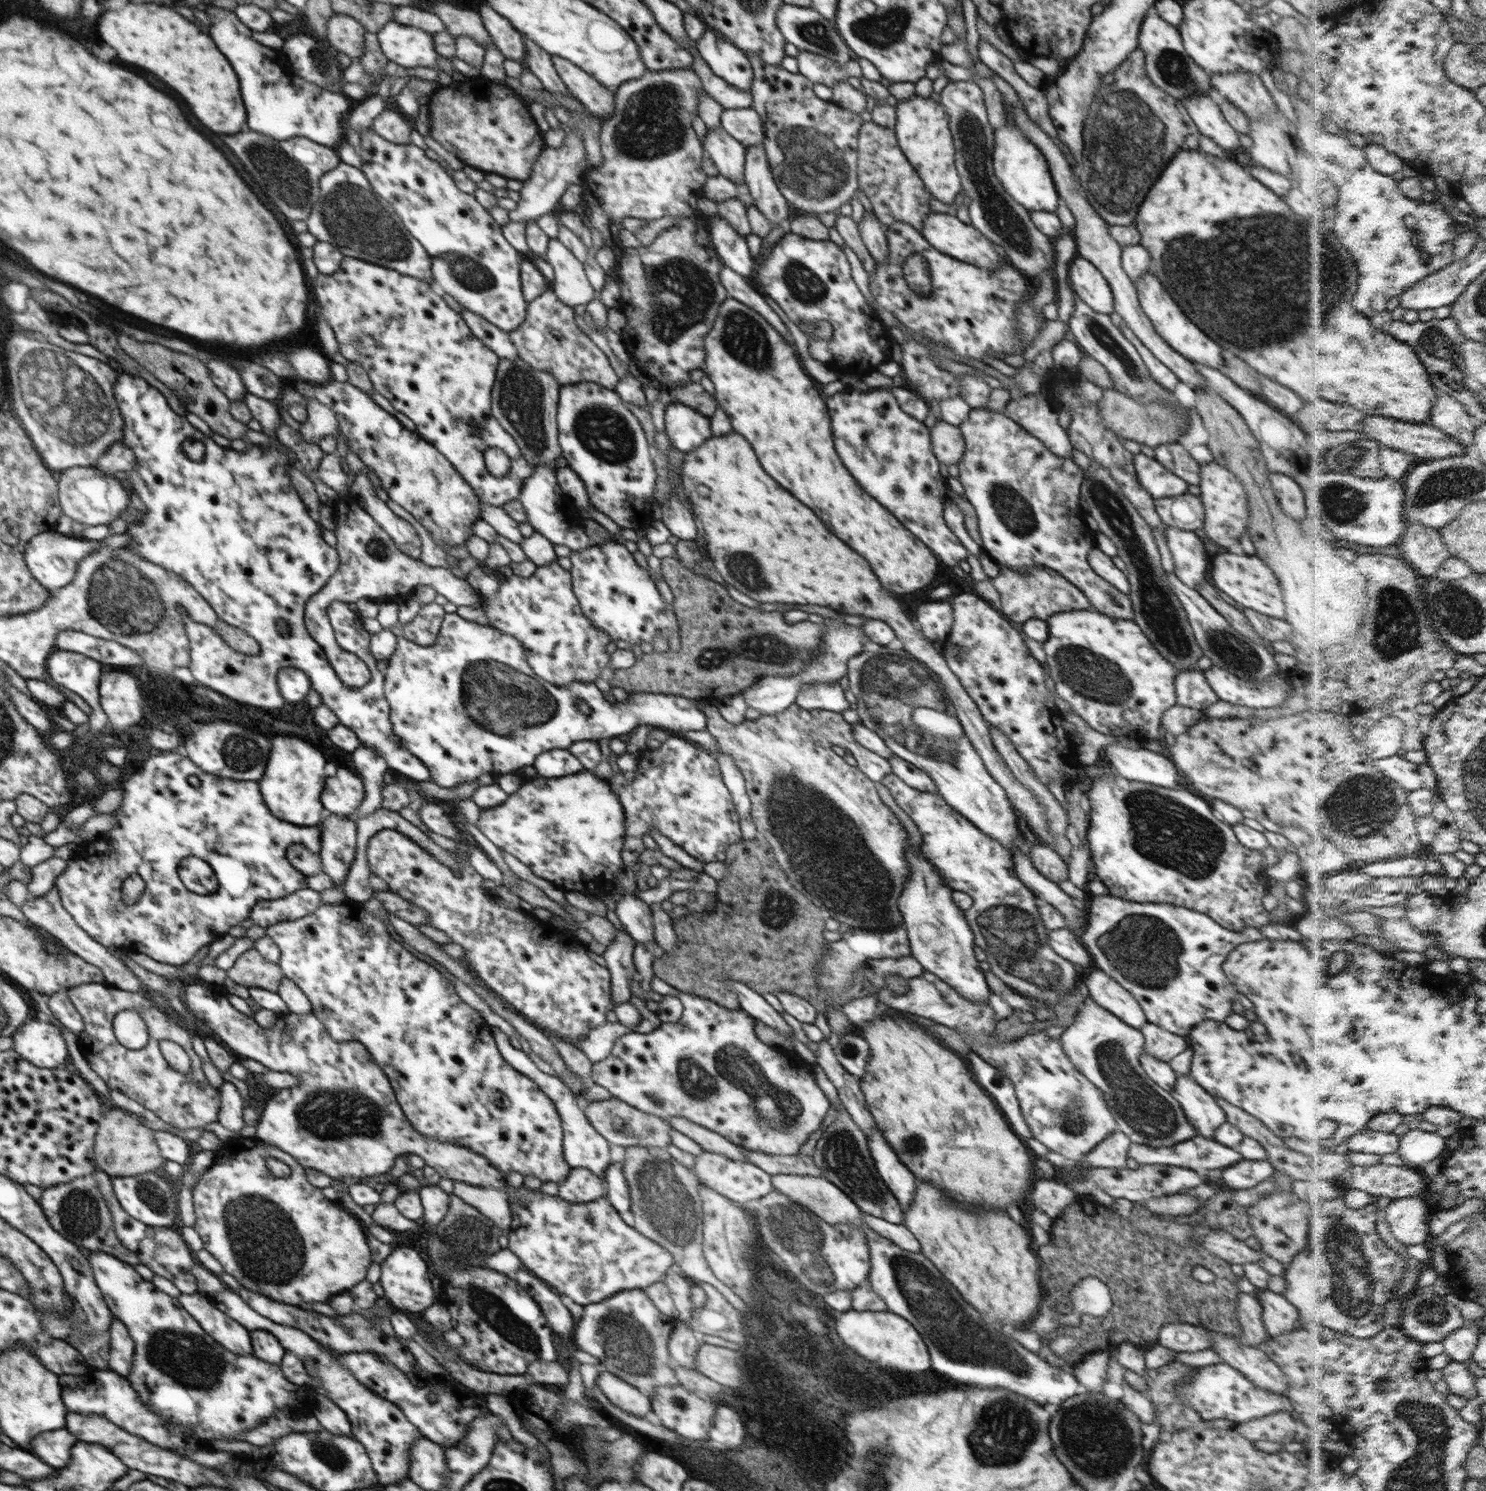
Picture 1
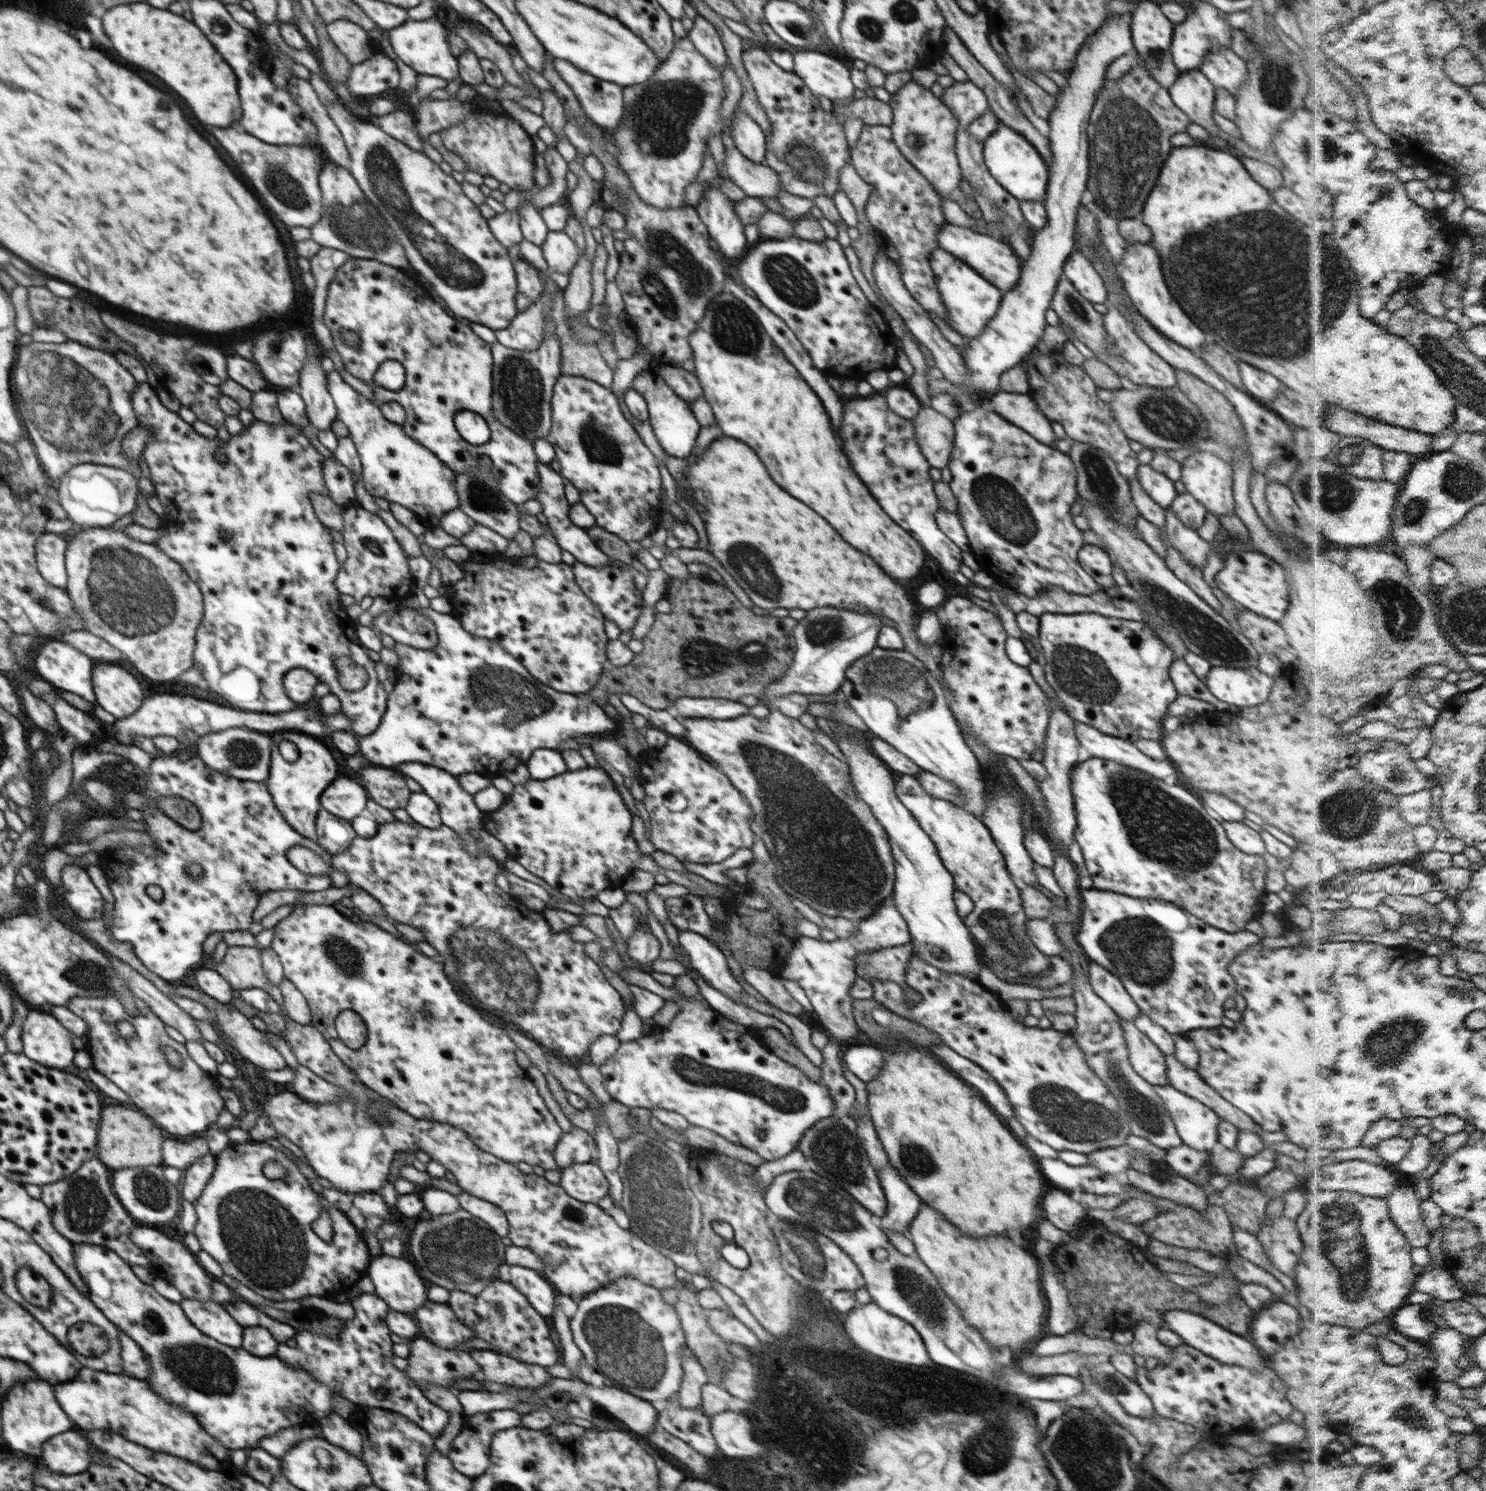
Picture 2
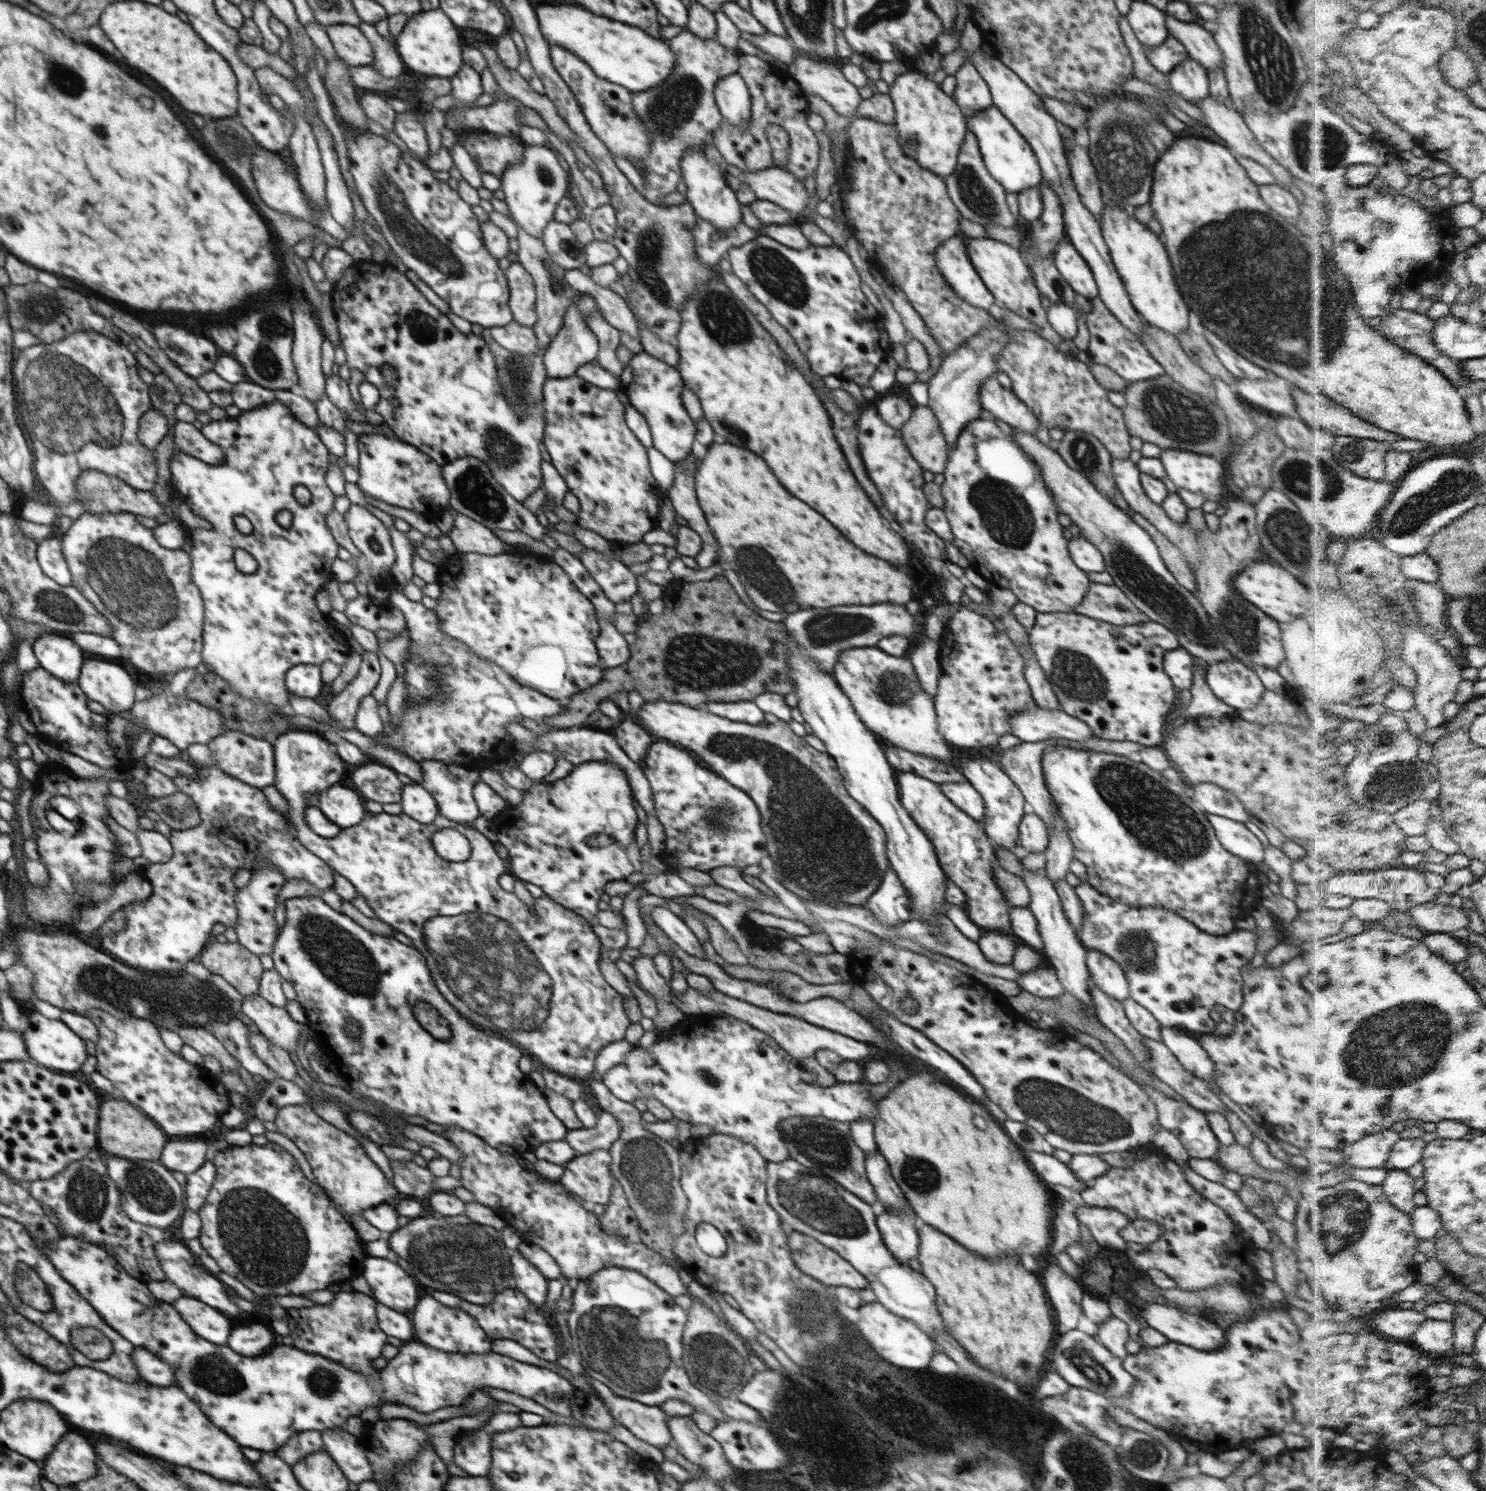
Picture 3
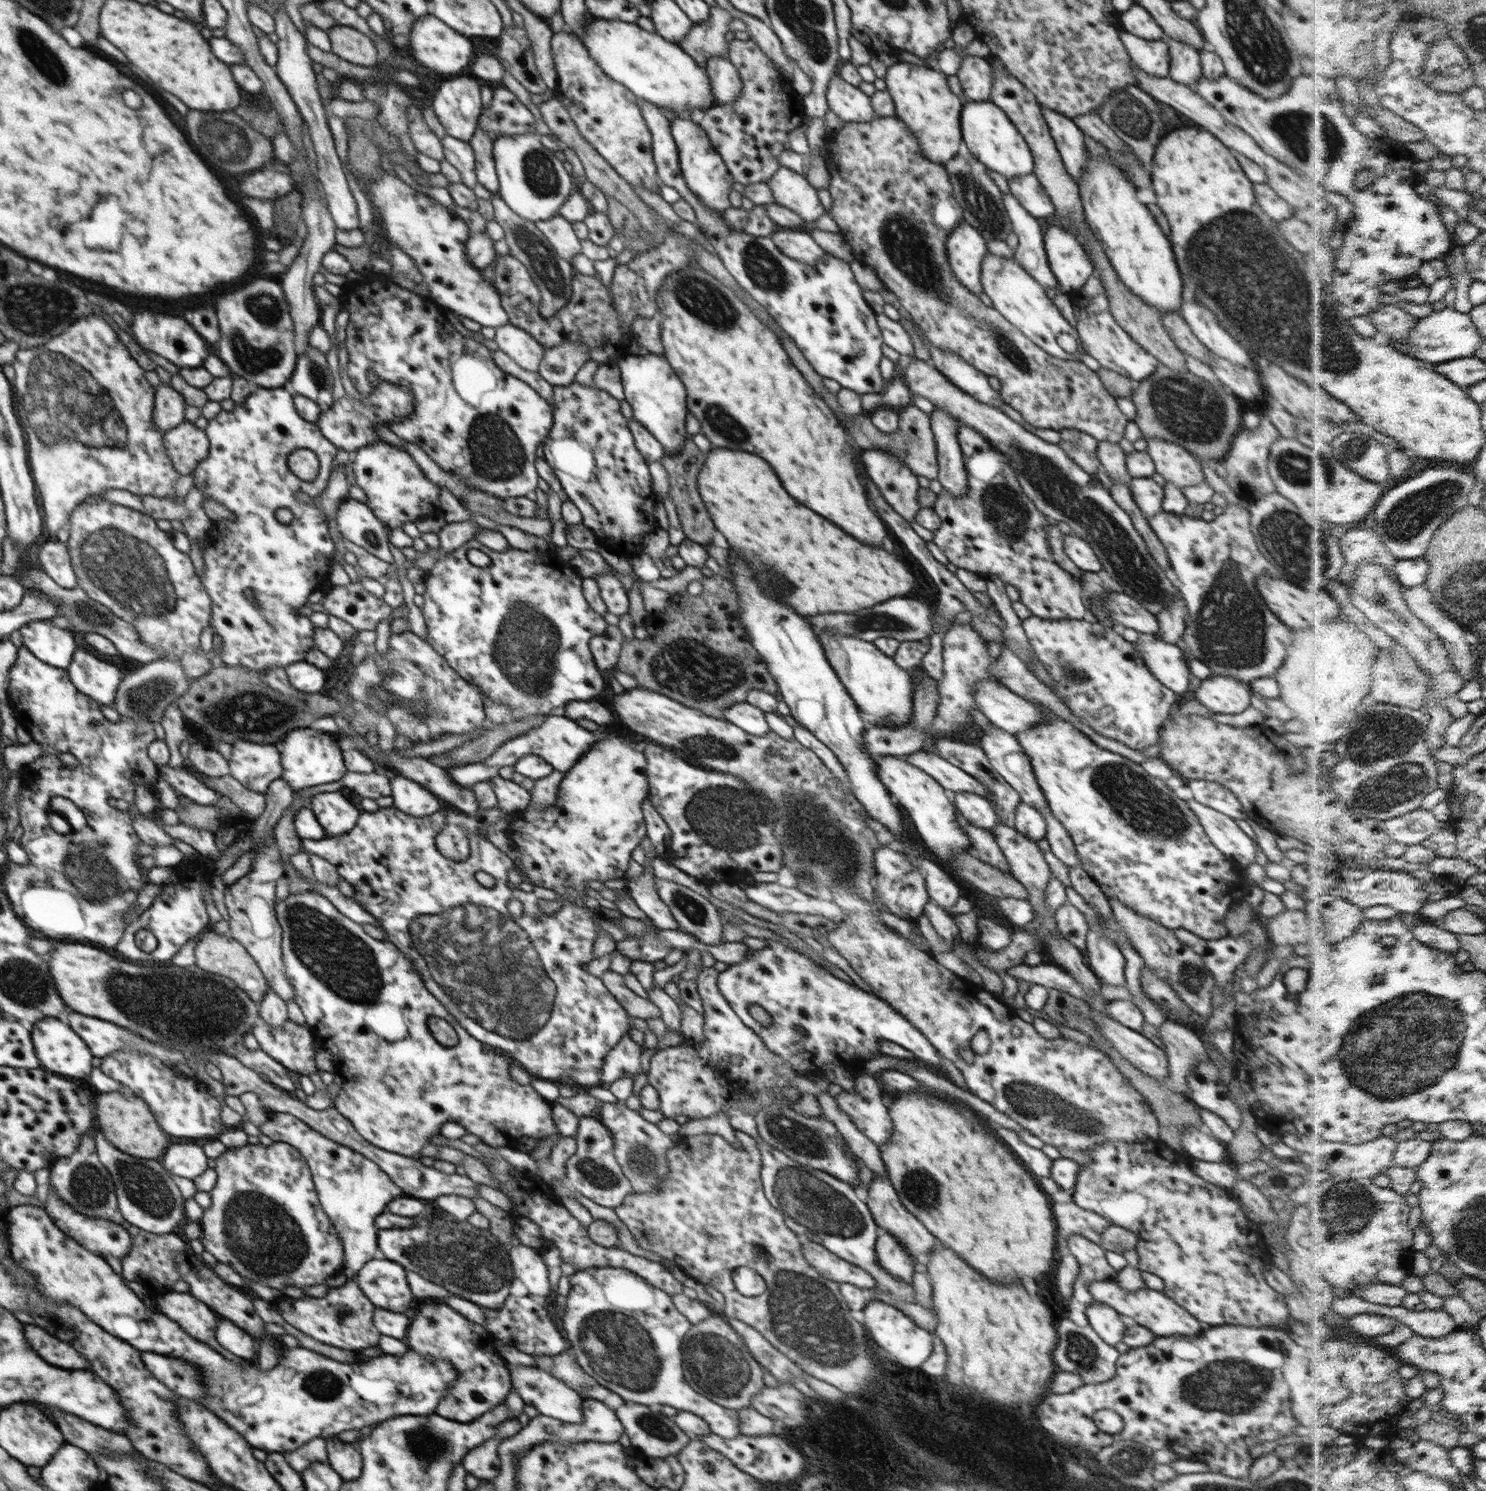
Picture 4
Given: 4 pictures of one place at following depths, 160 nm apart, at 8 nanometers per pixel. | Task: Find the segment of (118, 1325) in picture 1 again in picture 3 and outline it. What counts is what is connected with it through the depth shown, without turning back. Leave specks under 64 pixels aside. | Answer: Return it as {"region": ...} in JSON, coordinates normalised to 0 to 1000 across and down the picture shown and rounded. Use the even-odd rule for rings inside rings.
{"region":[[[91,903],[89,908],[90,914],[98,927],[106,930],[116,930],[117,928],[117,919],[106,909],[96,903]]]}

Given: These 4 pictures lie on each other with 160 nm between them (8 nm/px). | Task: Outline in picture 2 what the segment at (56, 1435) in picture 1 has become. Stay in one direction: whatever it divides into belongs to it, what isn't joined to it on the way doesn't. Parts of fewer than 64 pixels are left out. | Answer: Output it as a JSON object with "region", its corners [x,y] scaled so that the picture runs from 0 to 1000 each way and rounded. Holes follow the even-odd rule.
{"region":[[[43,960],[42,963],[36,963],[36,966],[34,966],[34,968],[31,968],[31,974],[28,974],[28,979],[38,989],[48,989],[58,987],[61,981],[60,975],[58,974],[60,972],[59,970],[61,970],[59,967],[51,960]]]}

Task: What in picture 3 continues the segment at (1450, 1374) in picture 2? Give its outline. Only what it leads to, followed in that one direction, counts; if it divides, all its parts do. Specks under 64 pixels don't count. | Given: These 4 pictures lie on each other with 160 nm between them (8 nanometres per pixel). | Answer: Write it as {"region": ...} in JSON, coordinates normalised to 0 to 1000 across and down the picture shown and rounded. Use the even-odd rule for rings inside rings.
{"region":[[[962,884],[951,896],[950,900],[959,907],[966,906],[974,908],[979,905],[980,897],[979,887]]]}

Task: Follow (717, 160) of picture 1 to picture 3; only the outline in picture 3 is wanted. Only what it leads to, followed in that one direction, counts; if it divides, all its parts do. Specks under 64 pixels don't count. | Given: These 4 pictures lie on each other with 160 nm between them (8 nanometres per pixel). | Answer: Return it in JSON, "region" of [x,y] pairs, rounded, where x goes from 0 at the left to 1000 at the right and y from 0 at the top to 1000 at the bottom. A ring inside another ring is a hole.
{"region":[[[524,111],[510,115],[500,115],[501,123],[503,124],[510,133],[517,134],[528,139],[534,144],[545,145],[544,129],[538,120]]]}

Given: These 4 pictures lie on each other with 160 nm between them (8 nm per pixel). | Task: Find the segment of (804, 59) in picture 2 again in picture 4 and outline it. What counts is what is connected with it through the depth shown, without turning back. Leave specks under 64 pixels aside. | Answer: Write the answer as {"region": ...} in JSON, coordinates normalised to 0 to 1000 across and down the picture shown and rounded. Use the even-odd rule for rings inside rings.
{"region":[[[565,52],[560,52],[557,56],[556,66],[558,74],[569,82],[585,82],[591,79],[585,65]]]}

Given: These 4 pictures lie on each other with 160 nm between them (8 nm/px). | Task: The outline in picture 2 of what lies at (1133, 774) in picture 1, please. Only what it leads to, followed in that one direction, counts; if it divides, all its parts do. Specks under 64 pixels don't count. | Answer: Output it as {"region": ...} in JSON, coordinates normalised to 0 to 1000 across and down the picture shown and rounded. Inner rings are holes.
{"region":[[[726,484],[723,485],[723,490],[726,499],[732,503],[734,507],[749,510],[755,514],[777,520],[779,523],[787,522],[791,524],[791,522],[789,522],[789,520],[793,520],[793,519],[787,510],[777,510],[777,508],[773,508],[762,497],[746,494],[736,487]]]}

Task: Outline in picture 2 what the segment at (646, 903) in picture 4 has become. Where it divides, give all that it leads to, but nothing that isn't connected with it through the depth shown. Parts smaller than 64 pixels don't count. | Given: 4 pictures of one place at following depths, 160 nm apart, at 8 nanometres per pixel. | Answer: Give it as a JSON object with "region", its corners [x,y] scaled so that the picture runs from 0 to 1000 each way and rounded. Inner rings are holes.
{"region":[[[456,624],[458,634],[464,642],[466,648],[477,660],[489,669],[502,668],[501,663],[491,652],[489,642],[482,634],[475,628],[465,624]]]}

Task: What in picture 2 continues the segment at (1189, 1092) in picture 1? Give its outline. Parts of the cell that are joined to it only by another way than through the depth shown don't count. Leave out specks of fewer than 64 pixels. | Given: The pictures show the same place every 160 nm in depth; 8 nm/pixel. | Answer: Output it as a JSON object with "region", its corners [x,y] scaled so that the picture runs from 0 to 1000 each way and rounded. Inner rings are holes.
{"region":[[[787,727],[777,728],[777,731],[783,738],[795,766],[803,771],[815,773],[820,766],[819,757],[822,751],[817,744]]]}

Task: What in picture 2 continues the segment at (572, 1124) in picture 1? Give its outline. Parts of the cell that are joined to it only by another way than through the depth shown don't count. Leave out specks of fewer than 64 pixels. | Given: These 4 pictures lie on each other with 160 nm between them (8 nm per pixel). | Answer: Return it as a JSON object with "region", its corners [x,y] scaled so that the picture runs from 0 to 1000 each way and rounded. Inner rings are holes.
{"region":[[[386,755],[384,759],[379,761],[372,773],[373,778],[377,784],[386,780],[399,779],[398,771],[402,769],[399,760]]]}

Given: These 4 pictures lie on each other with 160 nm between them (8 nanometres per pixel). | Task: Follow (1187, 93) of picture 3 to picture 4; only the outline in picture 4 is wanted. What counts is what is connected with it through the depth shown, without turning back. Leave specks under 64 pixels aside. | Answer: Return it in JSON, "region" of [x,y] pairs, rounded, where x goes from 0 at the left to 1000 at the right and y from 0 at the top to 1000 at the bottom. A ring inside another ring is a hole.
{"region":[[[784,25],[787,36],[787,52],[801,59],[810,51],[807,35],[790,25]]]}

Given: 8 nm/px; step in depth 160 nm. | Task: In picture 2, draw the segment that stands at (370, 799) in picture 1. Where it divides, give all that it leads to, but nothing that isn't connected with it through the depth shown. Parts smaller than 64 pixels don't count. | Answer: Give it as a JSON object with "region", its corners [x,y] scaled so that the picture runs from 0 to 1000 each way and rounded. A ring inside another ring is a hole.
{"region":[[[275,408],[279,408],[285,412],[287,412],[293,421],[294,423],[294,431],[293,435],[284,435],[274,434],[274,432],[267,432],[268,445],[266,449],[265,463],[260,466],[260,476],[254,486],[254,488],[249,493],[242,494],[242,506],[245,507],[248,511],[248,514],[254,514],[260,515],[266,515],[269,512],[273,511],[282,511],[284,512],[289,512],[293,515],[297,515],[307,521],[309,521],[312,518],[320,518],[320,519],[324,519],[324,520],[330,521],[332,520],[338,518],[341,514],[349,514],[349,512],[355,511],[358,507],[360,503],[363,502],[376,502],[377,498],[374,496],[384,496],[385,494],[392,494],[392,492],[405,492],[405,491],[409,491],[409,490],[413,490],[417,488],[417,484],[415,482],[411,482],[405,476],[404,473],[401,472],[395,465],[391,465],[390,467],[382,465],[380,464],[376,464],[373,461],[365,459],[361,456],[359,453],[357,452],[346,441],[343,440],[342,437],[339,437],[335,431],[333,431],[330,429],[325,429],[322,427],[317,426],[309,417],[309,414],[306,412],[296,411],[291,409],[291,408]]]}

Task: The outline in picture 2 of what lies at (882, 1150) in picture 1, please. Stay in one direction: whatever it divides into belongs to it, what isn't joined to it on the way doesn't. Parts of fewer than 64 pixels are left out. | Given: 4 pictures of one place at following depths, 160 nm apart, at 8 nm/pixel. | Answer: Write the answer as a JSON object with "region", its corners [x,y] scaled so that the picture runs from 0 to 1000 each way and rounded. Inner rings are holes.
{"region":[[[600,781],[595,783],[591,789],[597,805],[597,813],[593,816],[593,823],[611,828],[611,822],[620,809],[620,803]]]}

